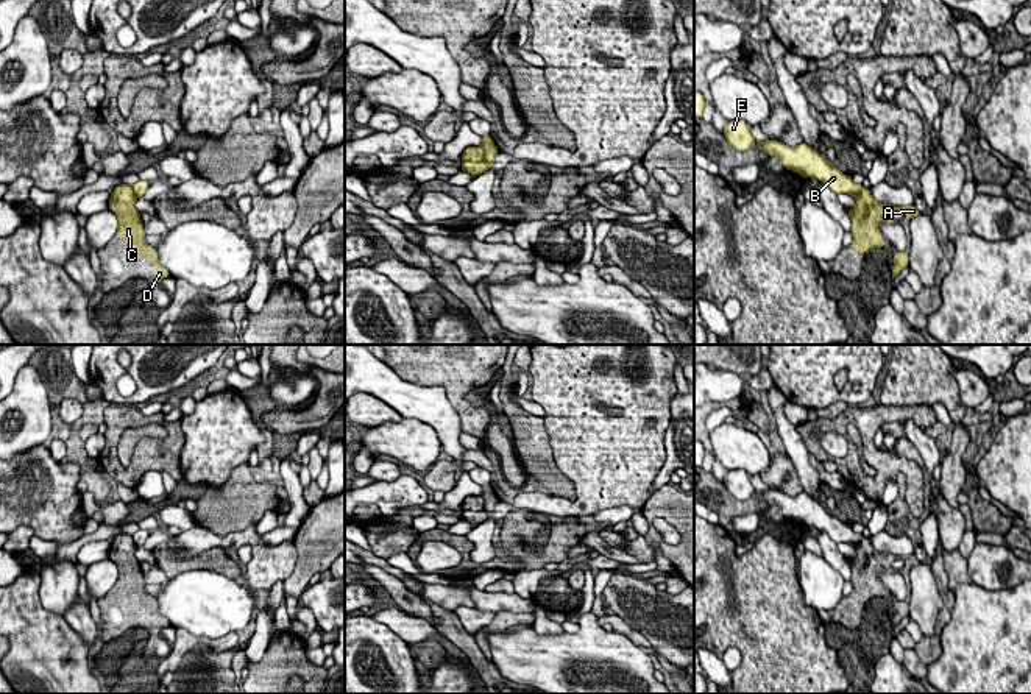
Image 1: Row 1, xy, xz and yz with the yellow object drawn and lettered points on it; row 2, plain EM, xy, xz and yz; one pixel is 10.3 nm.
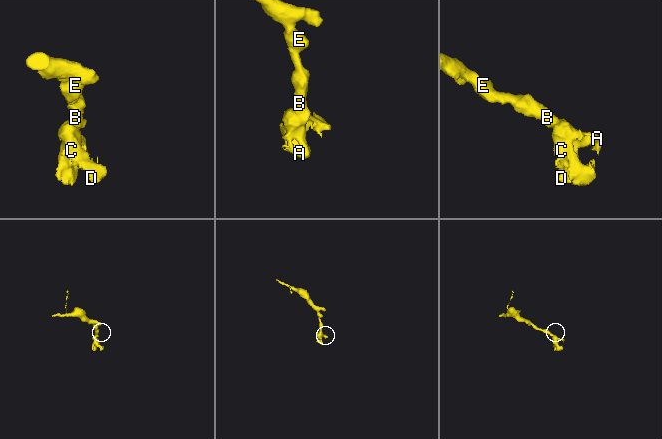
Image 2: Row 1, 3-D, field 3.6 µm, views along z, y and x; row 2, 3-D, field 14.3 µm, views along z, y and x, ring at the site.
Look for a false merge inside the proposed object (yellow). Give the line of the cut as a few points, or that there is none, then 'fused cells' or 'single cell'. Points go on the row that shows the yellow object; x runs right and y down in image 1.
cut in xz along (479, 147), (488, 167); fused cells

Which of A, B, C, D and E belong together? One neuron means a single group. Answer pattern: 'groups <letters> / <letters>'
groups A C D / B E

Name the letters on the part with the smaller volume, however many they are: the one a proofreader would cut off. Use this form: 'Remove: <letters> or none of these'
Remove: A, C, D

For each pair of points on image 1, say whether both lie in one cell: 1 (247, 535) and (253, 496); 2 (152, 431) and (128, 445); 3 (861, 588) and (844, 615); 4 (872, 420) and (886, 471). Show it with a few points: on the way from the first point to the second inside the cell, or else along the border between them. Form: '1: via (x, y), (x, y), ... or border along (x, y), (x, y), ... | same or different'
1: border along (256, 521), (223, 535), (212, 532) | different
2: via (145, 431), (134, 439) | same
3: via (861, 594), (850, 609) | same
4: via (868, 432), (869, 449), (878, 459) | same

